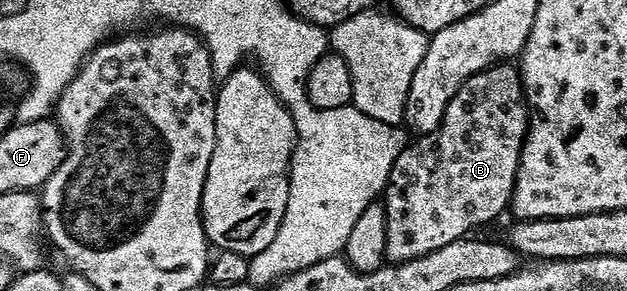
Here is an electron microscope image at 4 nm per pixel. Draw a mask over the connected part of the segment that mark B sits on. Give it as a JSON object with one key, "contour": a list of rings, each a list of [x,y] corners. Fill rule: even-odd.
{"contour":[[[497,64],[481,74],[475,74],[450,100],[442,124],[434,132],[417,137],[398,156],[394,172],[390,172],[388,188],[382,195],[384,210],[380,204],[374,204],[362,212],[358,224],[350,232],[342,254],[348,263],[363,274],[374,272],[387,262],[409,262],[446,244],[461,241],[479,226],[488,226],[495,218],[500,218],[511,207],[512,193],[518,180],[518,168],[522,158],[524,140],[528,135],[530,111],[528,100],[524,96],[524,78],[519,69],[512,64]]]}

